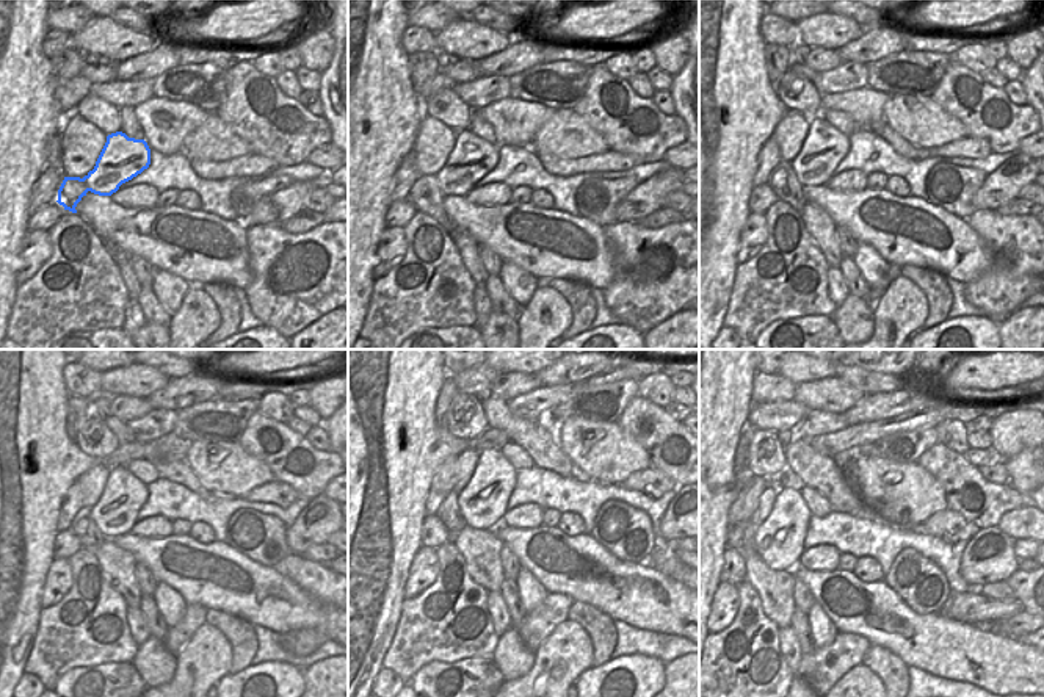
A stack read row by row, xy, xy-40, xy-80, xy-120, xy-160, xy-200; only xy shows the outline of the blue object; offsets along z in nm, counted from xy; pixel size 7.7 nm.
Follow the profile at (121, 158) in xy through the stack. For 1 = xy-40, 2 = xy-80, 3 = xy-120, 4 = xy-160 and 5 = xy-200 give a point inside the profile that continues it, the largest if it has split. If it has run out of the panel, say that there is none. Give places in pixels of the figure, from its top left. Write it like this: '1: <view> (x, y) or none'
1: xy-40 (472, 158)
2: xy-80 (823, 149)
3: xy-120 (123, 497)
4: xy-160 (466, 503)
5: xy-200 (789, 517)

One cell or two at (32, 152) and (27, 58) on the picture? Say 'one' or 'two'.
one

